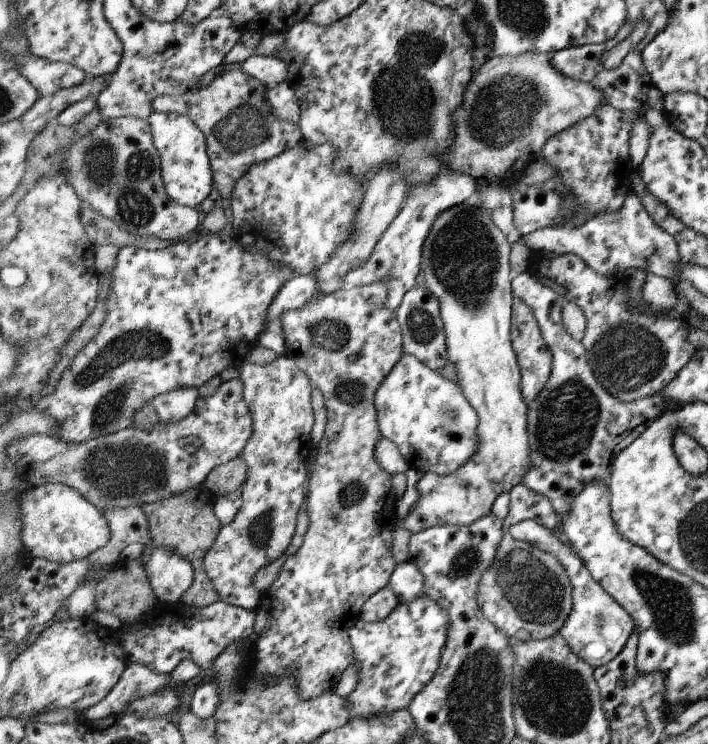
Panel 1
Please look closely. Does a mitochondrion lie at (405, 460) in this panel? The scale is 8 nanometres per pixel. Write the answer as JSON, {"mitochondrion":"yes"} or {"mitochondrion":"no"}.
{"mitochondrion":"no"}

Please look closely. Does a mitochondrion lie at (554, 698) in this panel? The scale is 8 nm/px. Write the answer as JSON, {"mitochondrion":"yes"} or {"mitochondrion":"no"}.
{"mitochondrion":"yes"}

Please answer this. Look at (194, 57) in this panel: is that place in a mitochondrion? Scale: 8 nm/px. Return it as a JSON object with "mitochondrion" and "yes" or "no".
{"mitochondrion":"no"}

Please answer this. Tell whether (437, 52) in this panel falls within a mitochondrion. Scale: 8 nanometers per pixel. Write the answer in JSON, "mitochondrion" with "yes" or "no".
{"mitochondrion":"yes"}

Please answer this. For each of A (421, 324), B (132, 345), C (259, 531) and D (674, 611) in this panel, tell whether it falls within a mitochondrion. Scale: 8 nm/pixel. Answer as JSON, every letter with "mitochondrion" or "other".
{"A":"mitochondrion","B":"mitochondrion","C":"mitochondrion","D":"mitochondrion"}

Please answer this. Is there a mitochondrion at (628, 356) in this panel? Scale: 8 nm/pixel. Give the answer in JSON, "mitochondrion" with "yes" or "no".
{"mitochondrion":"yes"}

